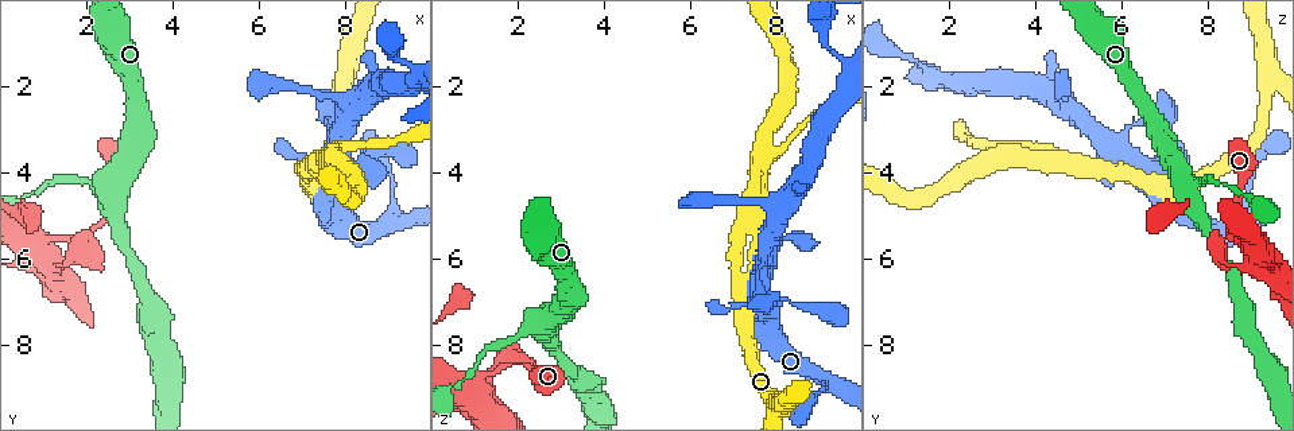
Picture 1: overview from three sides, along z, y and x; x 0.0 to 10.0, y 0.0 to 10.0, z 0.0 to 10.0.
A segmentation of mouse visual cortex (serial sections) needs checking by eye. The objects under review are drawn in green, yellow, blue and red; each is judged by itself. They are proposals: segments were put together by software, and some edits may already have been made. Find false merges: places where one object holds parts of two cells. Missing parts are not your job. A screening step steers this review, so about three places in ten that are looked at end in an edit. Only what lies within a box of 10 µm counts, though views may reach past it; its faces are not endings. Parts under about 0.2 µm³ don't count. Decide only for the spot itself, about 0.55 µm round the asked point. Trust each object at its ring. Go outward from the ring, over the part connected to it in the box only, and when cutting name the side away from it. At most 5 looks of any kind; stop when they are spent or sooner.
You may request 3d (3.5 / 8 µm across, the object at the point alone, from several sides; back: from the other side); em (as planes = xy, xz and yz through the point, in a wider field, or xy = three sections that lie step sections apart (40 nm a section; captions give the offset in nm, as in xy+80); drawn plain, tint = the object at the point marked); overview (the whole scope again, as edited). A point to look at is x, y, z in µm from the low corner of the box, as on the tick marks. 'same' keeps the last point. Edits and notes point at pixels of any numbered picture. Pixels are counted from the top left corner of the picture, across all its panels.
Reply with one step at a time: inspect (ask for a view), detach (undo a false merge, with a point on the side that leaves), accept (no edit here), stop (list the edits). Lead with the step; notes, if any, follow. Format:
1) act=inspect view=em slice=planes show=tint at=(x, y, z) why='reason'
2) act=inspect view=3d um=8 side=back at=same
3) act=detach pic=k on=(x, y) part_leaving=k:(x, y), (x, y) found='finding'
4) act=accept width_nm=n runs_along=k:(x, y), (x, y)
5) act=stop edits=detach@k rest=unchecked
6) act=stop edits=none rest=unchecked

act=inspect view=3d um=3.5 at=(7.55, 3.60, 3.50)

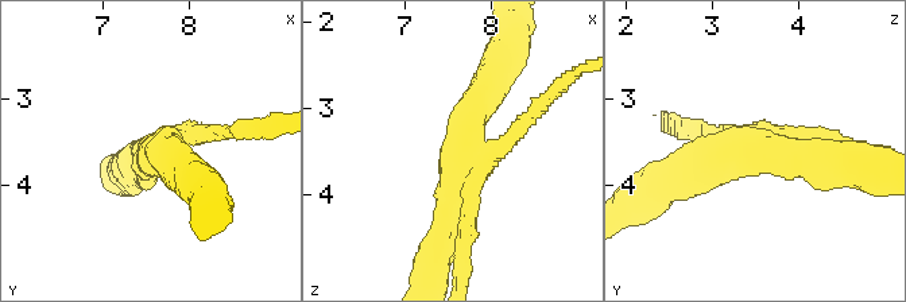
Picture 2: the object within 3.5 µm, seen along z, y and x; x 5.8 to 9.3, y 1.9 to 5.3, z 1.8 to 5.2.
act=inspect view=em slice=xy step=1 show=tint at=(7.60, 3.60, 3.55) arms=3 arm_widths_nm=200,300,400 why='need the tissue'

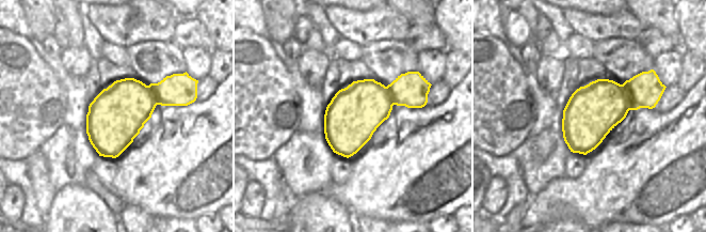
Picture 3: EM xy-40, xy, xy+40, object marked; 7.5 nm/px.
act=inspect view=em slice=xy step=2 show=tint at=same

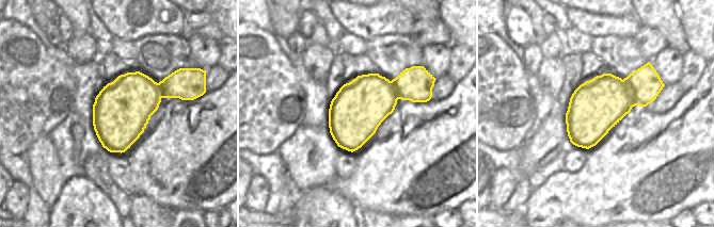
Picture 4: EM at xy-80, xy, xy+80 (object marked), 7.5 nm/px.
act=accept runs_along=2:(441, 237), (465, 119), (491, 81) found='all the same cell'

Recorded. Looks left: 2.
act=inspect view=3d um=3.5 at=(2.35, 4.30, 7.55) why='three arms meet'

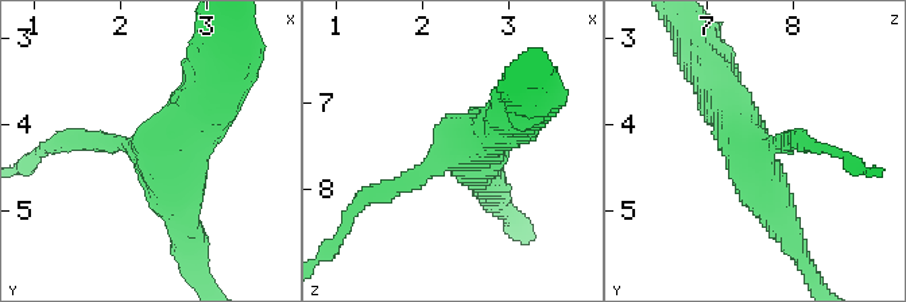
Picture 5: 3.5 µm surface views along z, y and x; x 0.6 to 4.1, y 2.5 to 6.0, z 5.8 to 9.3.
act=inspect view=em slice=xy step=5 show=tint at=(2.35, 4.30, 7.60) arms=3 arm_widths_nm=200,400,600

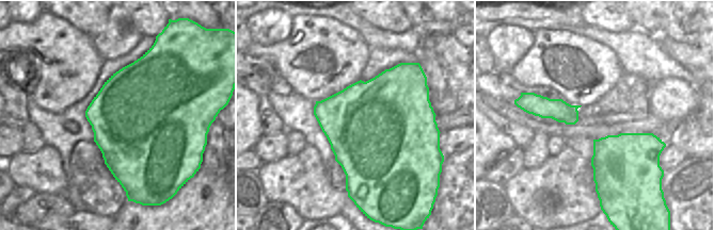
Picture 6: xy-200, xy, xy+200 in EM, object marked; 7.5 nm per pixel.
act=accept width_nm=800 runs_along=5:(716, 80), (785, 229) found='continuous, no second cell'

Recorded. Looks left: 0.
act=stop edits=none rest=unchecked

